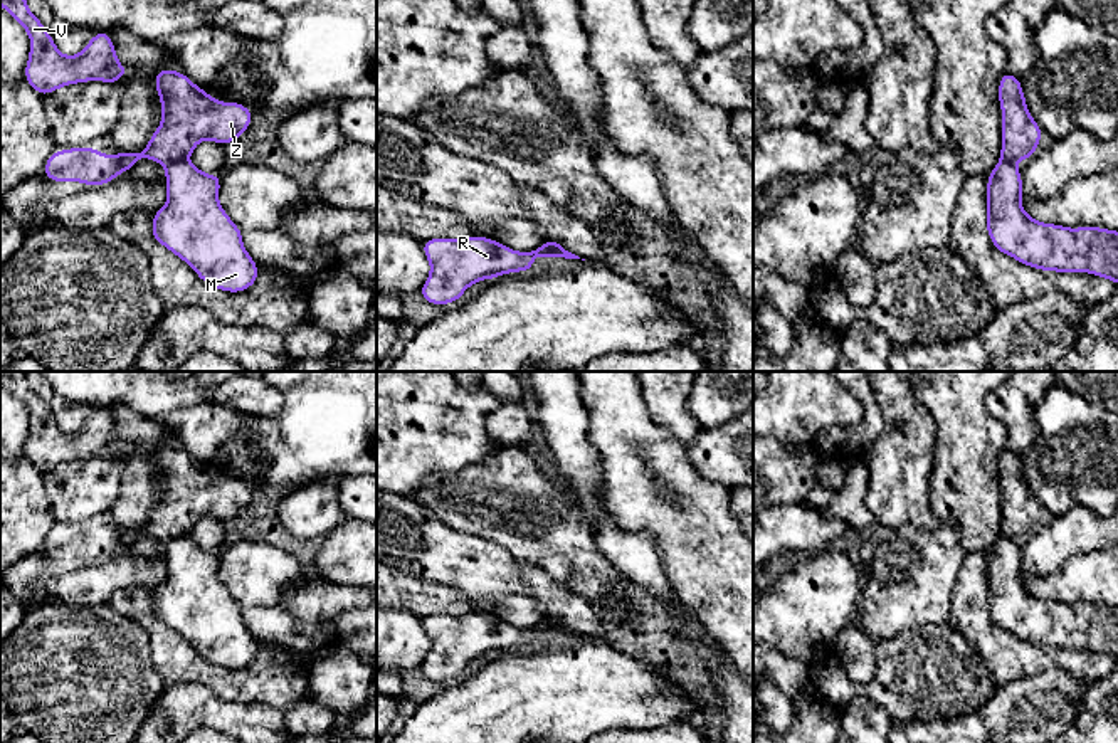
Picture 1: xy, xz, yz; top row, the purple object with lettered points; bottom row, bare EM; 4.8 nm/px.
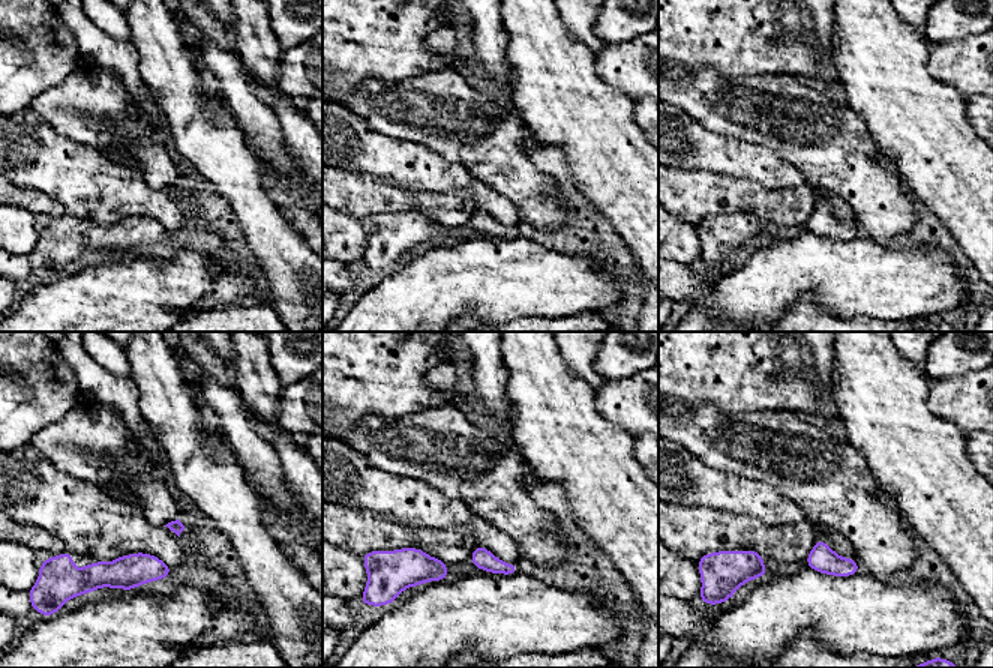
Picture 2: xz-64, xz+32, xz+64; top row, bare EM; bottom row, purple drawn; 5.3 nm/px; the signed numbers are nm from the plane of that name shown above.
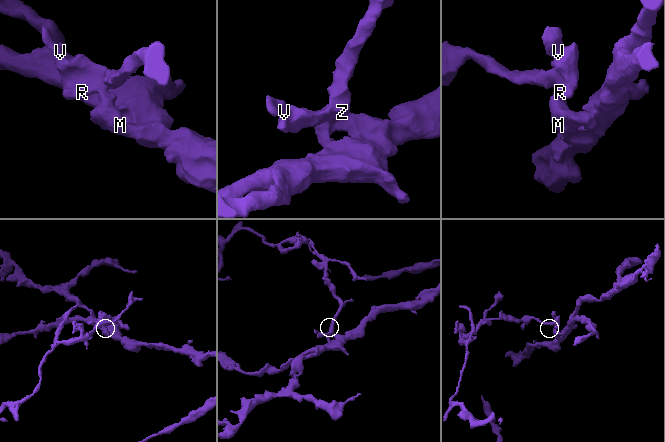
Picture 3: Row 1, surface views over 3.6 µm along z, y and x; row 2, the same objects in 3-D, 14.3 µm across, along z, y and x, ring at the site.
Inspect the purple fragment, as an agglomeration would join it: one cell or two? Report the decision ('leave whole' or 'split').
split

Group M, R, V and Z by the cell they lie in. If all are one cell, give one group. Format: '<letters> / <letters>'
M / R V Z

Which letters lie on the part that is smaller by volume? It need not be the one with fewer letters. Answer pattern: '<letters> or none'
R, V, Z

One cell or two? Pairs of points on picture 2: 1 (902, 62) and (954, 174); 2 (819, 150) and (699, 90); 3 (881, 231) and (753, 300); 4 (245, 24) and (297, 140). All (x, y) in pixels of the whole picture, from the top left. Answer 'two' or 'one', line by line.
1: one
2: one
3: two
4: two

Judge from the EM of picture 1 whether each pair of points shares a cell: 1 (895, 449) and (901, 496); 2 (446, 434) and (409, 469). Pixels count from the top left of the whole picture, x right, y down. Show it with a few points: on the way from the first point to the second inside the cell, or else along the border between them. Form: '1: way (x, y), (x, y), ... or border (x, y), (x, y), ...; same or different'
1: way (900, 461), (900, 484); same
2: way (437, 441), (417, 461); same

